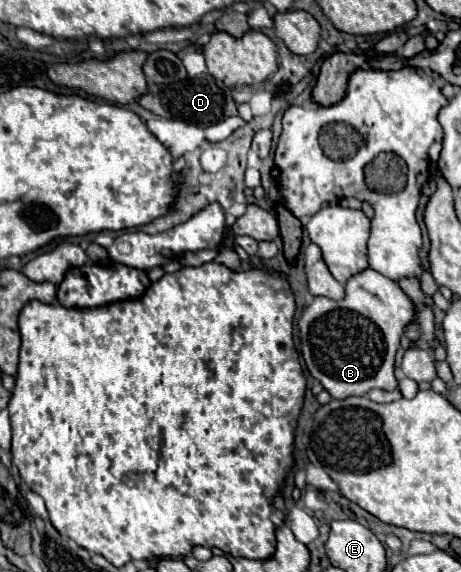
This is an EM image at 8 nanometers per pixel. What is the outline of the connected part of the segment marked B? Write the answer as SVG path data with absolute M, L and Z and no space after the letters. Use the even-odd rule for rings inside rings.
M366 268L364 272L358 272L346 282L344 300L334 302L328 298L314 298L314 302L302 312L300 340L306 368L312 378L316 378L324 386L324 390L336 400L344 400L348 396L364 396L372 388L392 392L398 388L398 380L394 376L394 358L400 348L404 328L408 324L414 324L416 318L416 306L412 304L410 296L394 280L382 276L372 268Z

